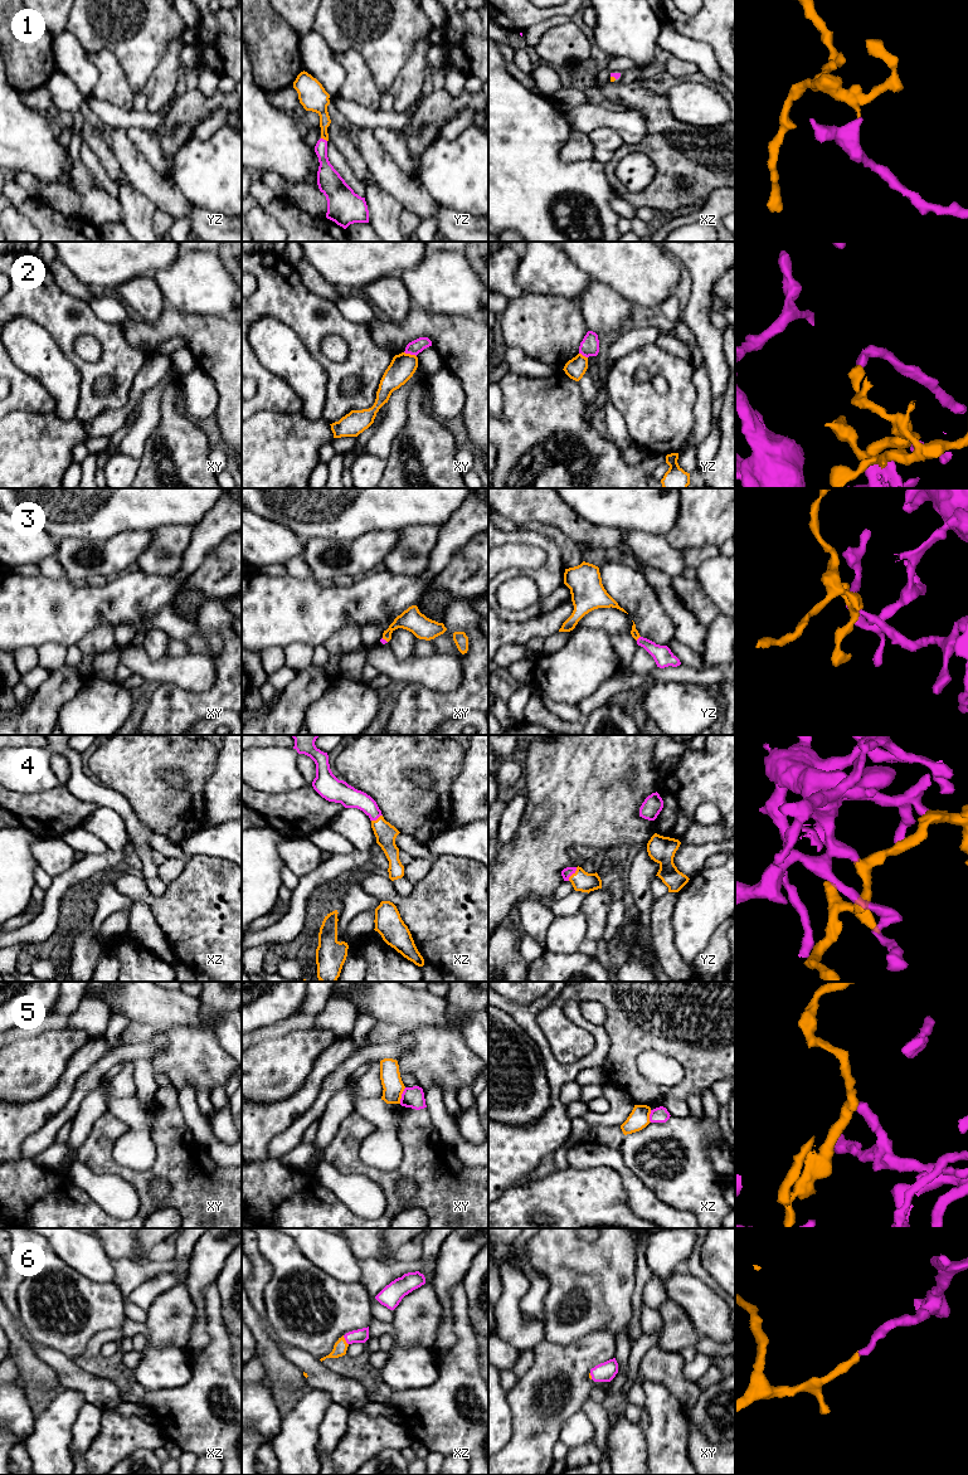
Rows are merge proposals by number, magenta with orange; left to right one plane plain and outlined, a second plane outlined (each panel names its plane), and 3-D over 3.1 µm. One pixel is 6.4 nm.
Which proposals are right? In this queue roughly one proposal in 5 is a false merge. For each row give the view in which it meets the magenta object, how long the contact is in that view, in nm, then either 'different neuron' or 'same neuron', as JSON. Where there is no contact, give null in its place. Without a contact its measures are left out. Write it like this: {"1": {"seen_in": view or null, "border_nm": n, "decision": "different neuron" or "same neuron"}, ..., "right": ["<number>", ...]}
{"1": {"seen_in": "yz", "border_nm": 50, "decision": "same neuron"}, "2": {"seen_in": "xy", "border_nm": 90, "decision": "different neuron"}, "3": {"seen_in": "xy", "border_nm": 50, "decision": "same neuron"}, "4": {"seen_in": "yz", "border_nm": 110, "decision": "same neuron"}, "5": {"seen_in": "xy", "border_nm": 110, "decision": "different neuron"}, "6": {"seen_in": "xz", "border_nm": 70, "decision": "same neuron"}, "right": ["1", "3", "4", "6"]}

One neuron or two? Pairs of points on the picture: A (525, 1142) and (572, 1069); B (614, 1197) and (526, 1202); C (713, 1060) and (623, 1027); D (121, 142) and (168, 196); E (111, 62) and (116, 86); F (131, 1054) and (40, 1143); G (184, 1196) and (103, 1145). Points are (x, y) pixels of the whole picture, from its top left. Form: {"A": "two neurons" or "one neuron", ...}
{"A": "one neuron", "B": "one neuron", "C": "one neuron", "D": "one neuron", "E": "one neuron", "F": "one neuron", "G": "one neuron"}

